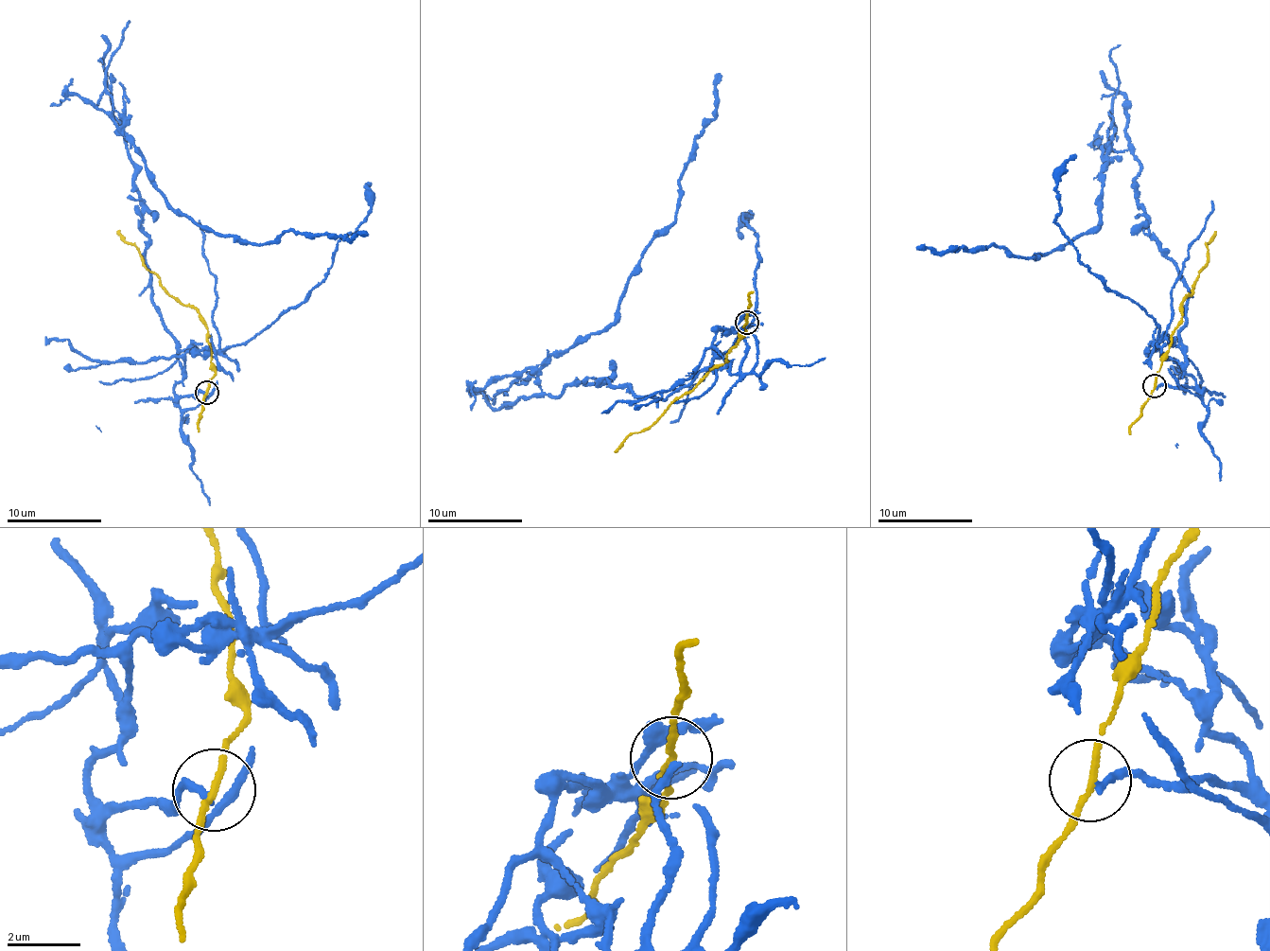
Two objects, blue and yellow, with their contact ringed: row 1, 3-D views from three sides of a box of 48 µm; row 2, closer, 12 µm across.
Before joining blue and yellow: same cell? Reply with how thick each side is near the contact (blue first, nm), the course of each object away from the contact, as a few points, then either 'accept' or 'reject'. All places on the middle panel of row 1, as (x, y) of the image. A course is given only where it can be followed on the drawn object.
180/150 nm | blue via (745, 323), (741, 369), (662, 401), (540, 390), (676, 220), (721, 73) | yellow via (745, 323), (739, 342), (720, 365), (669, 406), (663, 416), (650, 426), (634, 432), (615, 451) | reject

